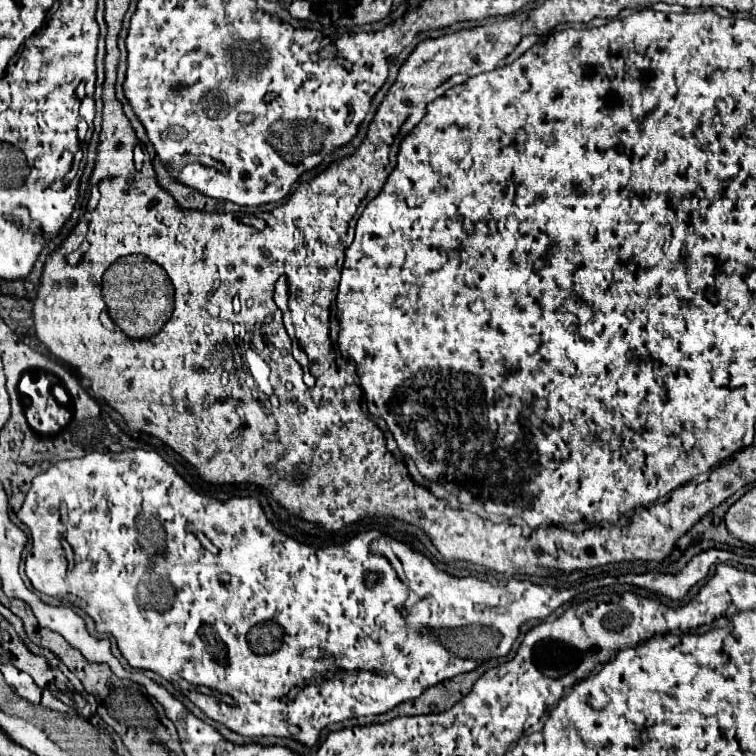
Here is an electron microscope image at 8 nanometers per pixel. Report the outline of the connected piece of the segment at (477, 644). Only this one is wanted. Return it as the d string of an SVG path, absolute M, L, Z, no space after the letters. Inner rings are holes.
M131 450L127 454L111 454L104 452L90 452L83 458L77 460L63 460L53 464L49 470L37 474L31 482L31 488L25 496L23 506L17 512L17 518L29 528L31 534L31 550L25 560L25 572L29 582L35 590L49 594L49 596L60 598L69 605L75 605L75 599L83 600L81 604L85 614L91 614L91 618L97 624L99 632L109 632L115 636L119 650L123 658L129 662L135 670L153 670L155 674L163 676L167 682L173 682L181 688L181 692L197 706L201 708L211 720L227 726L229 730L241 734L241 736L277 736L277 738L295 738L303 746L313 748L319 740L319 734L325 726L331 722L343 722L347 718L359 718L359 716L377 716L393 710L397 704L419 698L427 688L453 678L463 672L475 670L479 664L507 656L517 634L519 626L527 620L543 620L547 618L555 608L569 602L573 596L580 593L599 588L606 585L606 577L603 580L585 580L578 586L570 588L555 588L550 584L533 584L529 580L509 580L507 584L491 584L487 580L479 580L475 576L457 578L443 570L439 570L435 564L427 560L427 556L416 551L408 543L394 539L394 552L403 565L405 578L401 580L399 574L393 570L391 562L383 554L373 554L369 548L371 541L379 538L382 533L378 530L369 530L359 533L351 540L340 544L331 545L329 548L315 548L297 542L295 538L289 538L287 534L279 532L265 516L261 504L257 498L229 498L229 500L213 500L199 492L195 492L181 474L169 466L157 452L147 450ZM189 530L203 532L217 548L219 554L215 558L193 558L193 550L189 550ZM62 541L66 541L74 553L74 562L68 563L65 558L65 550ZM227 572L231 580L227 584L219 582L219 574ZM367 574L377 574L377 580L373 586L367 586Z

